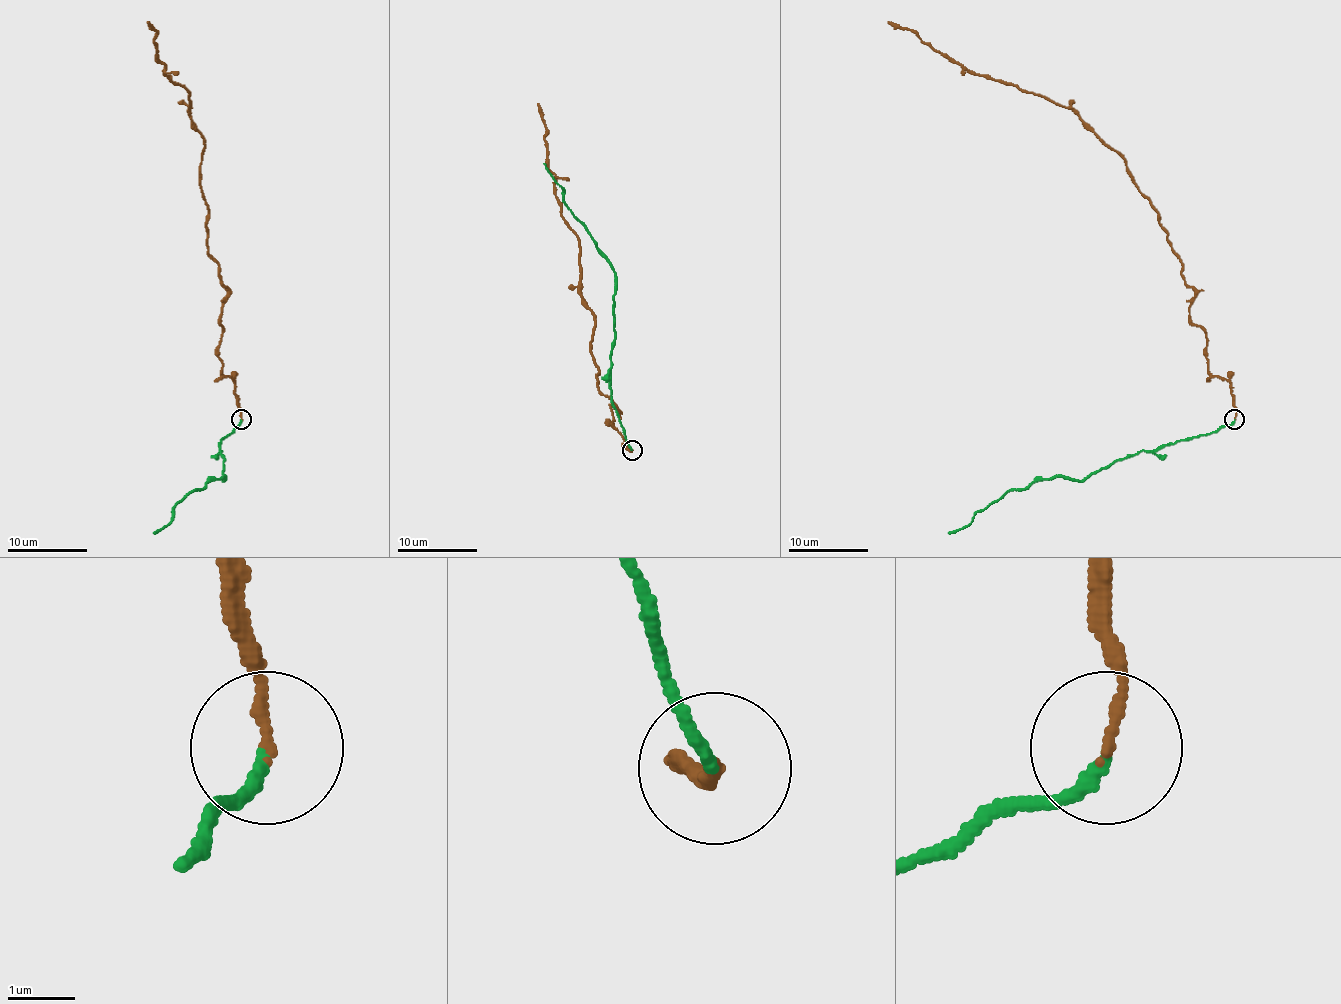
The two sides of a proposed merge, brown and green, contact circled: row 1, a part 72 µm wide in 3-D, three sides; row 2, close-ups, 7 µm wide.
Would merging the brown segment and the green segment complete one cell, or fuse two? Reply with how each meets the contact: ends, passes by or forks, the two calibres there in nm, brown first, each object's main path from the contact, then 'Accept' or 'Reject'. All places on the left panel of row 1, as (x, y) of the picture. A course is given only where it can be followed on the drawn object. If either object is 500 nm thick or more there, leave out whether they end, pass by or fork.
At the ring brown ends. At the ring green ends. Thickness 150 nm (brown) against 180 nm. Course of brown: (242, 420), (218, 356), (228, 292), (208, 251), (204, 135), (189, 93), (163, 73), (147, 21). Course of green: (242, 420), (220, 442), (224, 480), (212, 478), (191, 490), (173, 508), (167, 524), (153, 532). Reject

